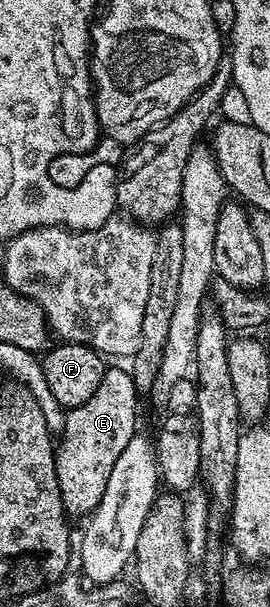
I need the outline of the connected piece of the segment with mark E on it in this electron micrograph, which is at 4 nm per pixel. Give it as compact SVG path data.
M109 367L106 368L95 395L64 414L65 430L61 437L59 433L59 444L55 452L59 491L66 514L88 515L93 512L99 499L103 499L111 467L115 467L115 459L119 459L123 447L127 447L127 443L131 443L131 439L138 432L137 397L139 390L133 382L132 372L128 368Z

